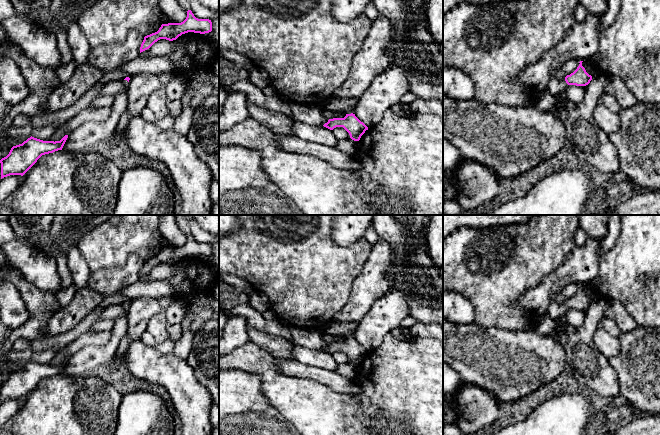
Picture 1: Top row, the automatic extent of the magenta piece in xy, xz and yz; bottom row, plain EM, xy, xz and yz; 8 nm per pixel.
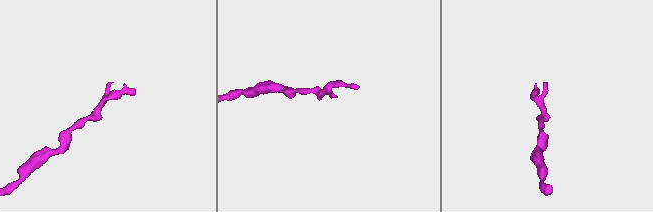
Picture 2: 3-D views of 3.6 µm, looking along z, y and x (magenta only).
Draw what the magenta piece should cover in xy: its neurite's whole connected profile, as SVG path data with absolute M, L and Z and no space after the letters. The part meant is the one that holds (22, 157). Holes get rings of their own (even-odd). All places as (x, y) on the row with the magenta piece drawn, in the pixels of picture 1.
M68 135L60 141L43 141L34 137L13 146L9 154L0 160L1 179L10 175L23 176L45 154L62 150Z

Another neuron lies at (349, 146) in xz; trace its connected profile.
M351 138L345 140L339 140L336 146L337 149L349 154L355 154L357 151L357 147L358 147L358 141L354 141Z

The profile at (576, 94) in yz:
M568 85L566 86L566 94L573 103L581 102L586 94L584 86Z

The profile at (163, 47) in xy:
M160 39L155 42L150 48L150 57L168 56L175 50L175 45L166 39Z

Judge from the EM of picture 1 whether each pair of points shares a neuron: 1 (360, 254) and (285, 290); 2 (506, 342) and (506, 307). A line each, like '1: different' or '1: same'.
1: same
2: different

